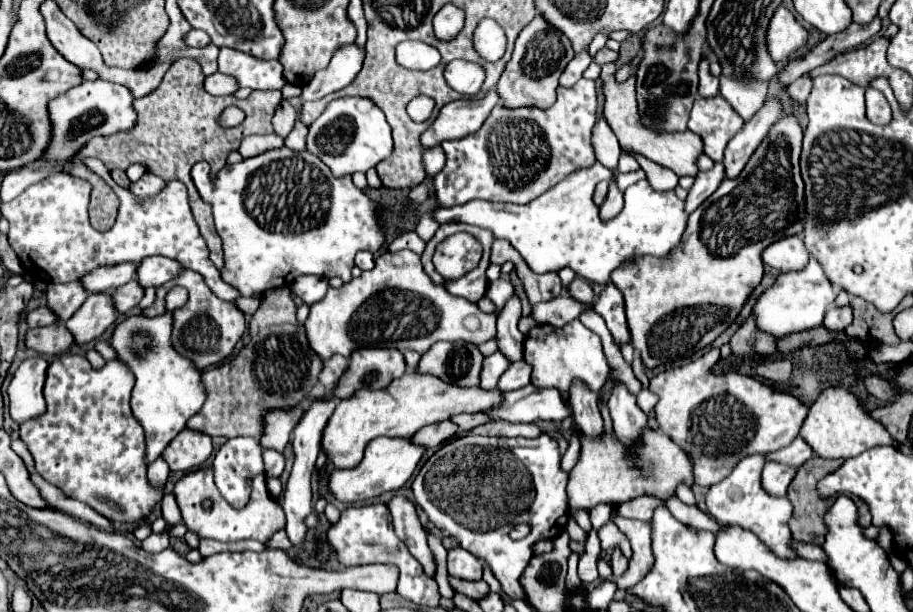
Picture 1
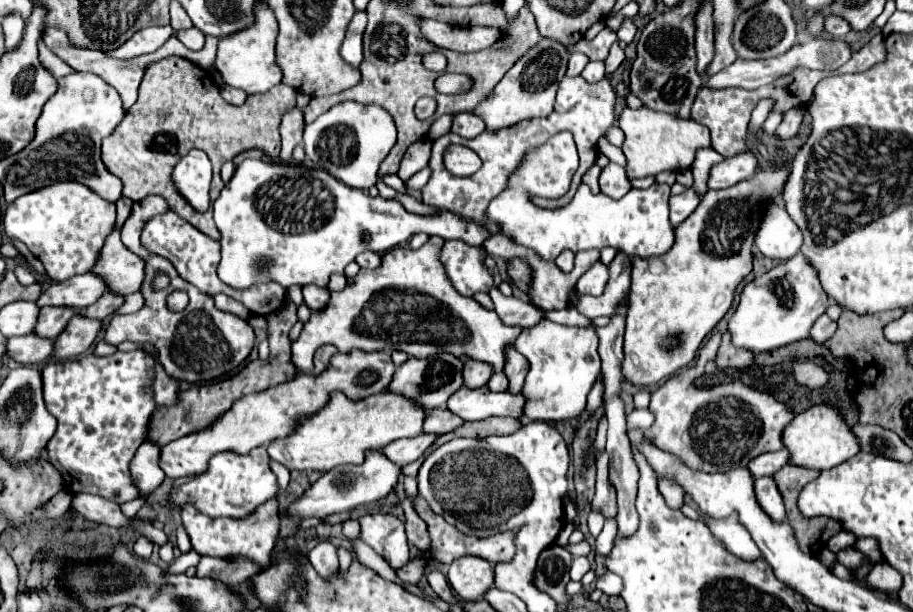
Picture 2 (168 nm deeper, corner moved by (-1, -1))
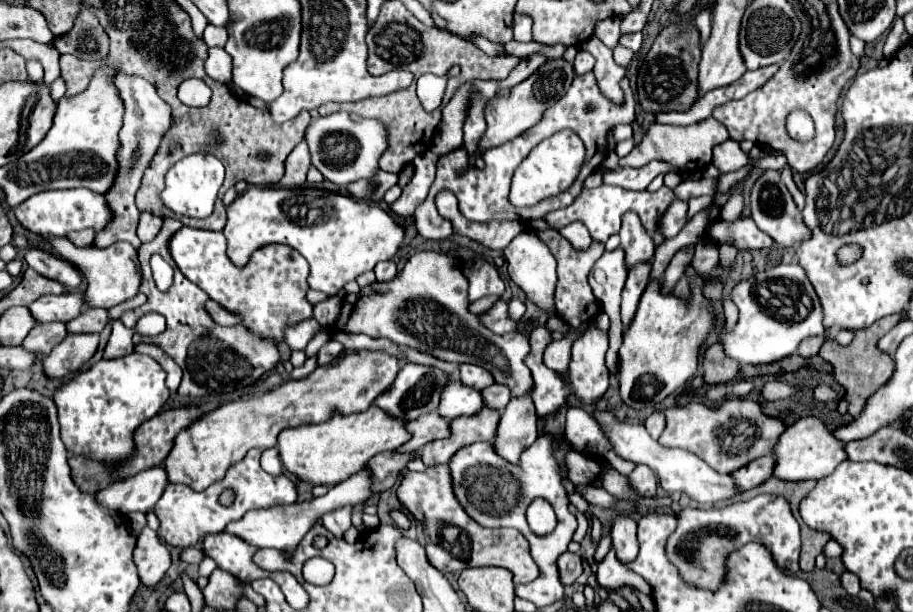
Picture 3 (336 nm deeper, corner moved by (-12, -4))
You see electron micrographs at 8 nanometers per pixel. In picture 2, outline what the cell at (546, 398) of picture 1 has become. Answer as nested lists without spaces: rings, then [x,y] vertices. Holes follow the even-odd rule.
[[[466,386],[458,388],[448,398],[448,410],[462,420],[484,420],[488,416],[514,416],[520,418],[524,408],[522,394],[512,396],[510,392],[488,392],[486,386],[470,390]]]

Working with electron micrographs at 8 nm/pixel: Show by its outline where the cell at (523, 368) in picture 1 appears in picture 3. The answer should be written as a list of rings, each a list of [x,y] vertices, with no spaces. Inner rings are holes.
[[[493,383],[493,385],[485,387],[485,389],[481,391],[481,395],[483,395],[485,407],[497,409],[497,411],[503,411],[505,405],[509,403],[509,399],[511,399],[511,391],[507,391],[507,387],[503,387],[503,385],[499,385],[499,383]]]

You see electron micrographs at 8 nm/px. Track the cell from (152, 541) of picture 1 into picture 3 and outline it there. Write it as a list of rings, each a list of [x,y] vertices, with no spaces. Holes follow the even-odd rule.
[[[143,527],[141,535],[137,537],[135,565],[139,569],[141,583],[147,587],[157,585],[165,571],[171,567],[171,555],[167,545],[149,527]]]

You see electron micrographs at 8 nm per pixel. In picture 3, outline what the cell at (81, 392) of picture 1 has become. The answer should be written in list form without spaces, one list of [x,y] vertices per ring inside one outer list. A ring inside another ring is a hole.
[[[131,353],[119,359],[101,359],[91,369],[63,383],[55,391],[53,401],[59,409],[61,439],[67,451],[85,455],[111,467],[113,473],[119,473],[117,467],[135,455],[135,429],[157,415],[169,399],[165,377],[167,373],[153,357]]]

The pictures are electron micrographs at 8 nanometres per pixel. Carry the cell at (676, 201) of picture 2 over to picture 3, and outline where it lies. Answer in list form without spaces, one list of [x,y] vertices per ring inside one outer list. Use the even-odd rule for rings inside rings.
[[[675,199],[661,219],[661,233],[669,239],[675,237],[687,223],[687,201]]]

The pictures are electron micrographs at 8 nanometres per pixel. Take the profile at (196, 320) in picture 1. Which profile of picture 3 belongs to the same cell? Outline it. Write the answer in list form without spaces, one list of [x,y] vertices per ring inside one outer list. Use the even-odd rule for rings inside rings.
[[[165,217],[163,219],[163,227],[157,233],[157,237],[149,243],[141,243],[139,247],[139,261],[143,267],[143,283],[139,287],[141,293],[147,295],[147,303],[123,313],[121,323],[125,327],[135,327],[137,319],[143,317],[145,313],[161,313],[167,319],[167,329],[151,339],[143,339],[139,335],[135,335],[135,343],[141,341],[157,341],[165,353],[183,369],[183,383],[179,385],[179,395],[187,395],[193,399],[207,399],[207,397],[221,397],[221,395],[231,395],[237,389],[249,387],[253,383],[257,383],[265,373],[269,373],[277,363],[279,363],[279,351],[277,345],[271,343],[271,339],[259,339],[259,335],[251,335],[251,331],[247,331],[241,325],[235,327],[219,327],[205,311],[203,303],[207,301],[207,293],[201,291],[195,283],[189,283],[189,279],[185,279],[181,275],[181,271],[177,269],[169,251],[169,237],[181,227],[181,221],[175,217]],[[160,254],[174,269],[175,283],[171,285],[171,289],[167,293],[157,291],[153,277],[151,277],[151,267],[149,267],[149,259],[151,255]]]

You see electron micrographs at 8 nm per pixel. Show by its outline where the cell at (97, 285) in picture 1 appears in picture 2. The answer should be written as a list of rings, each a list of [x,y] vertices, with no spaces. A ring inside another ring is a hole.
[[[86,272],[80,276],[72,276],[64,282],[50,284],[42,296],[36,300],[36,306],[70,306],[84,308],[94,304],[106,292],[104,280],[100,276]]]

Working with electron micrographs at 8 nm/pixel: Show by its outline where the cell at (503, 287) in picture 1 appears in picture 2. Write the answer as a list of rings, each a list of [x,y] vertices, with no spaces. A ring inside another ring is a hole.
[[[498,288],[490,290],[490,298],[494,302],[494,310],[500,316],[500,320],[506,326],[520,326],[520,328],[528,328],[532,324],[538,324],[542,320],[542,312],[536,310],[530,302],[524,302],[520,298],[506,298],[500,294]]]

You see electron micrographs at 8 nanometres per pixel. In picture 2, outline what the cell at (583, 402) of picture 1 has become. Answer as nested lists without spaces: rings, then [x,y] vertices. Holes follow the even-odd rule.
[[[602,452],[596,460],[596,496],[592,500],[592,510],[600,512],[604,518],[616,518],[616,490],[608,480],[608,454]]]

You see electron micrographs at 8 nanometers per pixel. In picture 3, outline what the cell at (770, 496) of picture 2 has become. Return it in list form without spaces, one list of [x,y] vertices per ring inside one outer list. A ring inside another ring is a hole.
[[[757,495],[745,503],[739,501],[719,509],[683,509],[677,531],[667,543],[667,557],[687,583],[717,589],[725,577],[727,553],[749,541],[763,543],[779,567],[789,569],[789,573],[799,571],[799,523],[795,521],[787,499],[779,495]]]

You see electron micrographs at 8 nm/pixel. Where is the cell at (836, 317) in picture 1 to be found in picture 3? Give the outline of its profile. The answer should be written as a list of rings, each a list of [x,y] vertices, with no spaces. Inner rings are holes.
[[[823,335],[807,337],[807,339],[803,339],[803,343],[799,345],[797,353],[799,353],[799,355],[803,355],[803,357],[813,357],[813,355],[817,355],[817,353],[819,353],[819,349],[821,349],[821,345],[823,345],[823,343],[825,343],[825,337],[823,337]]]

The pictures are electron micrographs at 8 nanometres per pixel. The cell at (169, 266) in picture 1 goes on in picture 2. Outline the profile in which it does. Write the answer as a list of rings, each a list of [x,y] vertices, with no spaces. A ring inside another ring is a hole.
[[[122,196],[116,202],[116,208],[118,208],[114,224],[116,228],[108,234],[100,250],[100,260],[96,260],[90,272],[94,272],[104,280],[108,292],[128,296],[140,290],[140,284],[144,280],[144,260],[140,260],[140,256],[136,256],[134,252],[130,252],[120,240],[120,228],[132,210],[132,200]]]

